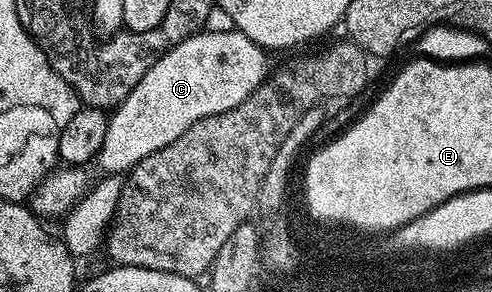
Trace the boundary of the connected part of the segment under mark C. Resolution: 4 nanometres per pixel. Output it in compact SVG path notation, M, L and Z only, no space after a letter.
M234 28L230 31L199 31L193 33L188 39L179 41L172 45L170 50L161 57L152 67L149 77L142 81L138 89L132 91L124 103L109 114L108 131L104 131L104 143L100 147L96 158L106 175L122 175L134 168L140 159L168 147L175 139L180 139L192 123L204 119L208 115L216 115L244 103L252 91L262 86L268 74L271 72L272 64L268 58L267 50L253 42L248 35Z

